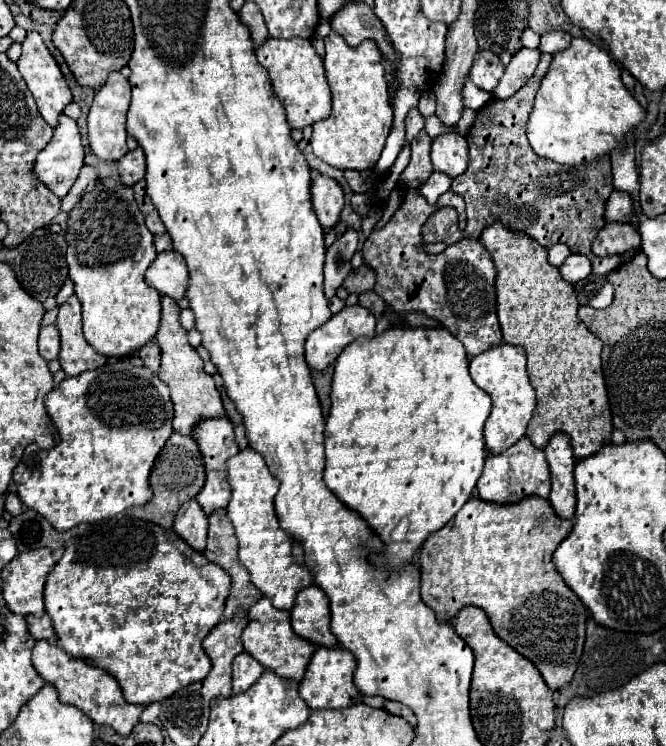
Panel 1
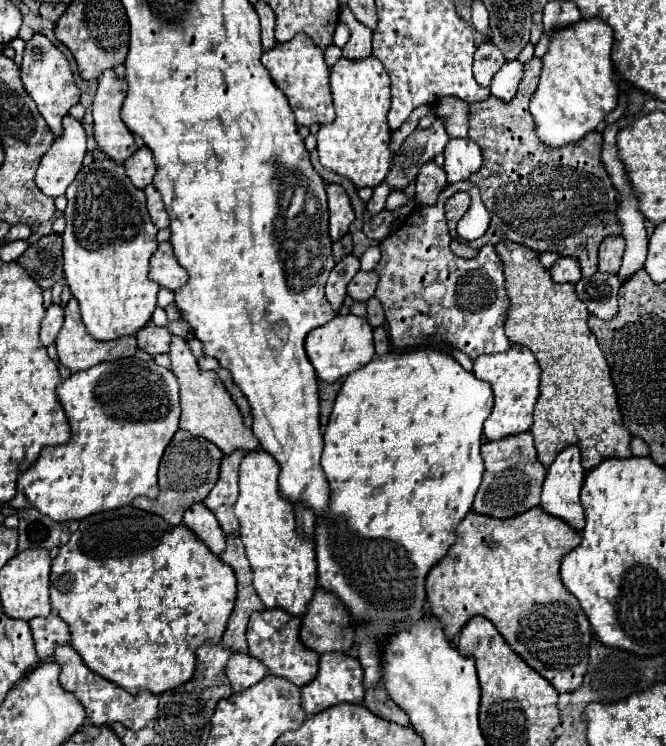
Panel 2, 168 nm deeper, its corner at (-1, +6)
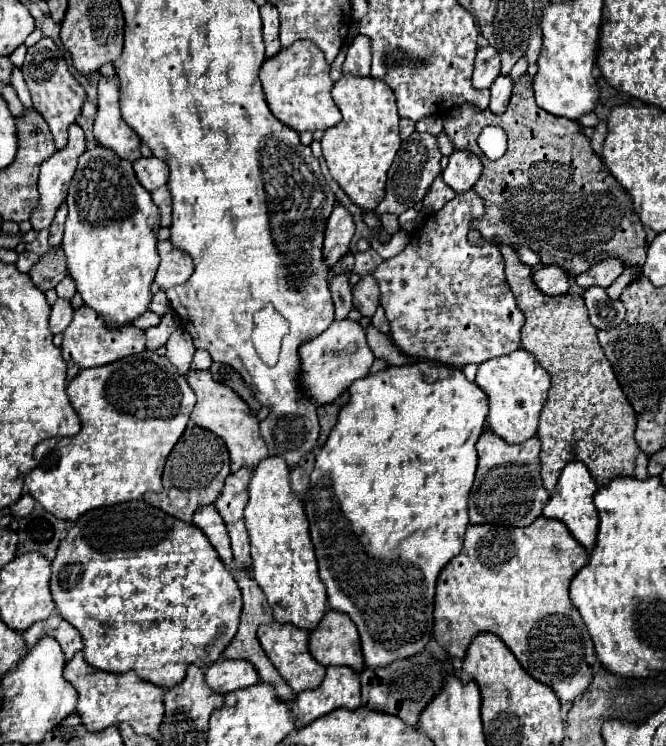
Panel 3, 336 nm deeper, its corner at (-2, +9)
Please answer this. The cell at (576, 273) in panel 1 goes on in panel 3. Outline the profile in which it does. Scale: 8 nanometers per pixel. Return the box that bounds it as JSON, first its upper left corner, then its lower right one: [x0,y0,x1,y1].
[533,265,569,297]

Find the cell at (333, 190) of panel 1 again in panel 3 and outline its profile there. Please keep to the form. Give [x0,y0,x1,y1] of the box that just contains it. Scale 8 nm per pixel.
[323,205,355,267]

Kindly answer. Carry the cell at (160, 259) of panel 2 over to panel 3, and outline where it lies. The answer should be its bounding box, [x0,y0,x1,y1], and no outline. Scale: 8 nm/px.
[155,241,195,291]

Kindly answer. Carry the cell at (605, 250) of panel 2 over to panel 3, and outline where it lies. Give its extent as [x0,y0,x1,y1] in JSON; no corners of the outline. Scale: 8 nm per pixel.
[575,259,623,287]

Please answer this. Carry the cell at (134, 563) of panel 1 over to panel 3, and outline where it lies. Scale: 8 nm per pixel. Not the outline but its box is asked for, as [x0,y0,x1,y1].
[51,501,241,689]

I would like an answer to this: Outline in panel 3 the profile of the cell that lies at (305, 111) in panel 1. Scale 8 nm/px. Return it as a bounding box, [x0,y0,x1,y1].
[259,41,341,133]

